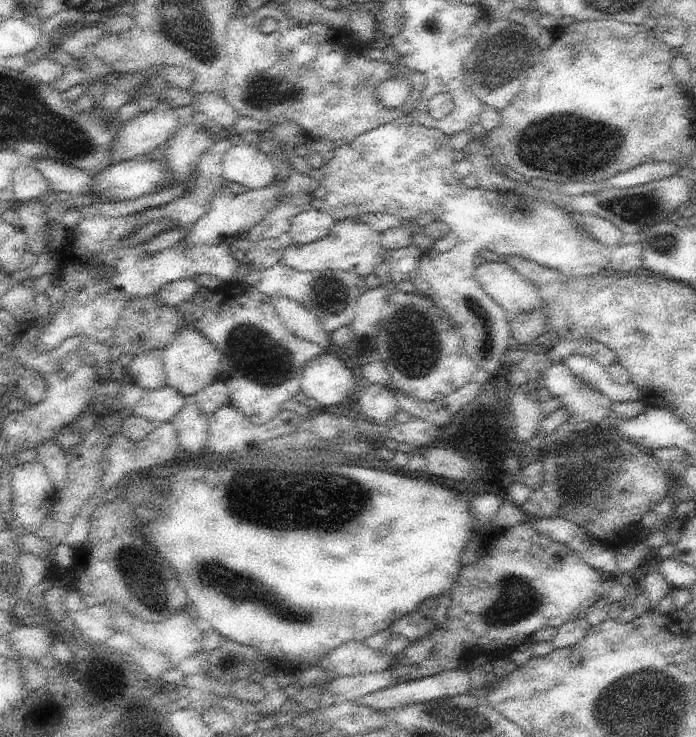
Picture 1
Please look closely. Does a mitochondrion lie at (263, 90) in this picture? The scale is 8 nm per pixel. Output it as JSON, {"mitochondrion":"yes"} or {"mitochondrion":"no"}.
{"mitochondrion":"yes"}

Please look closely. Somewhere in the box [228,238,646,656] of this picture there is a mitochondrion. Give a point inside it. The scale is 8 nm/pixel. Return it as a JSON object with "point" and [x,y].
{"point":[581,473]}

